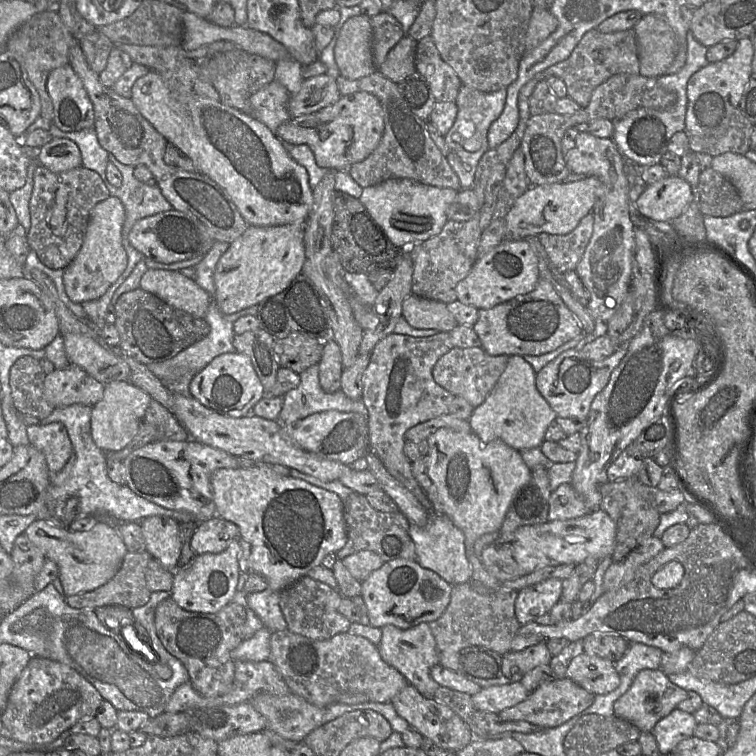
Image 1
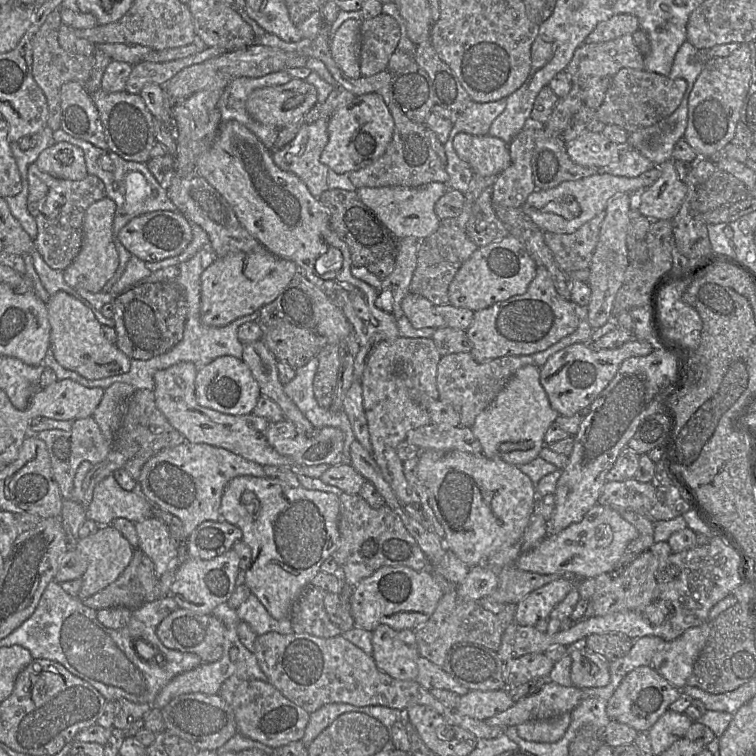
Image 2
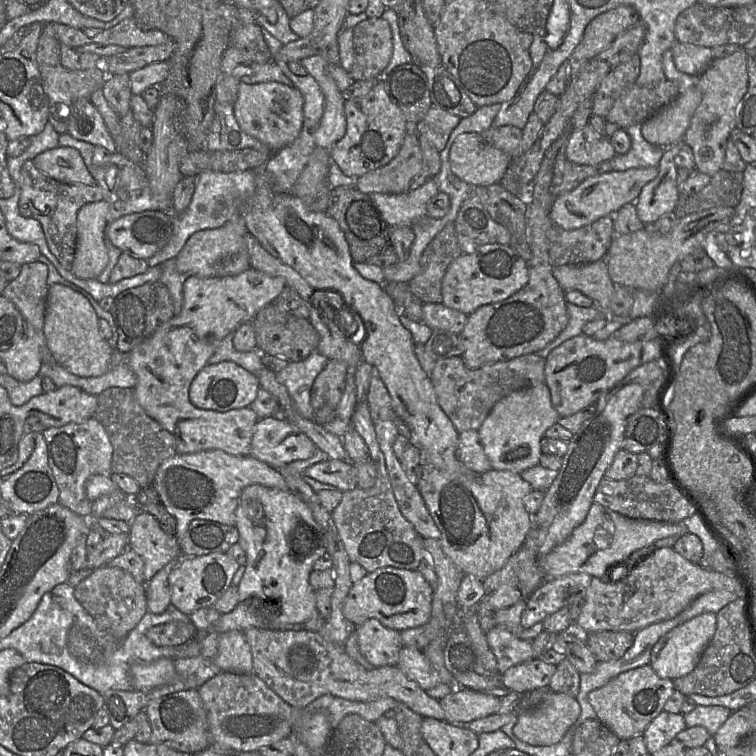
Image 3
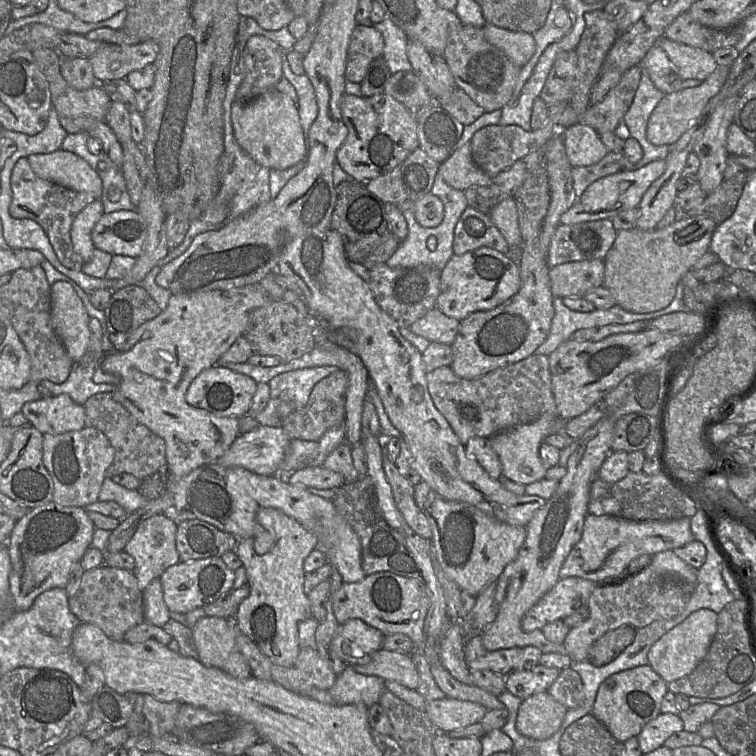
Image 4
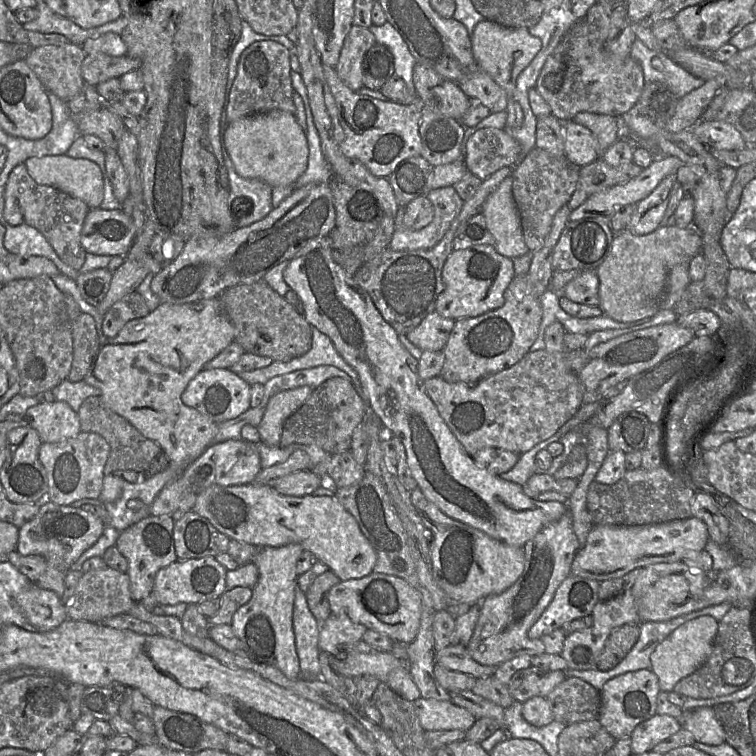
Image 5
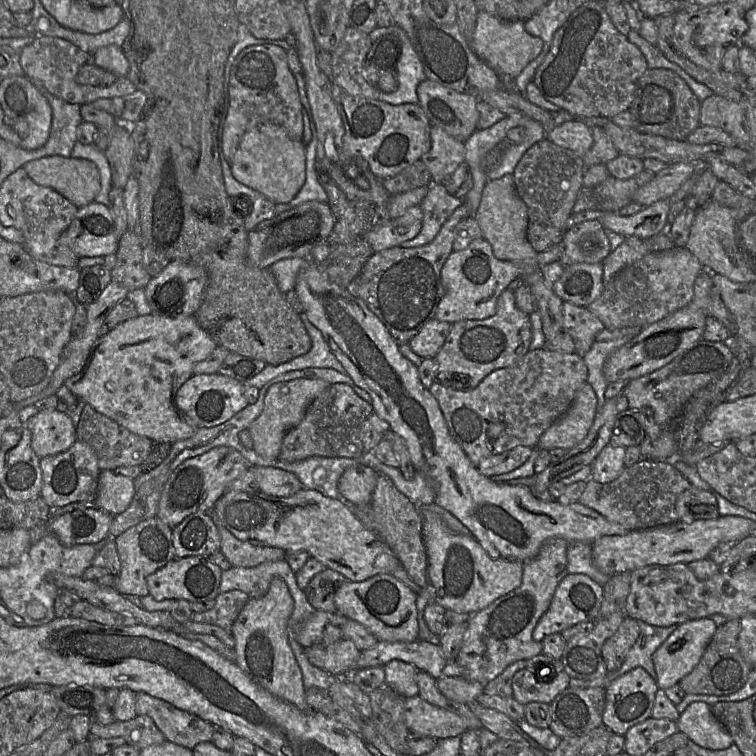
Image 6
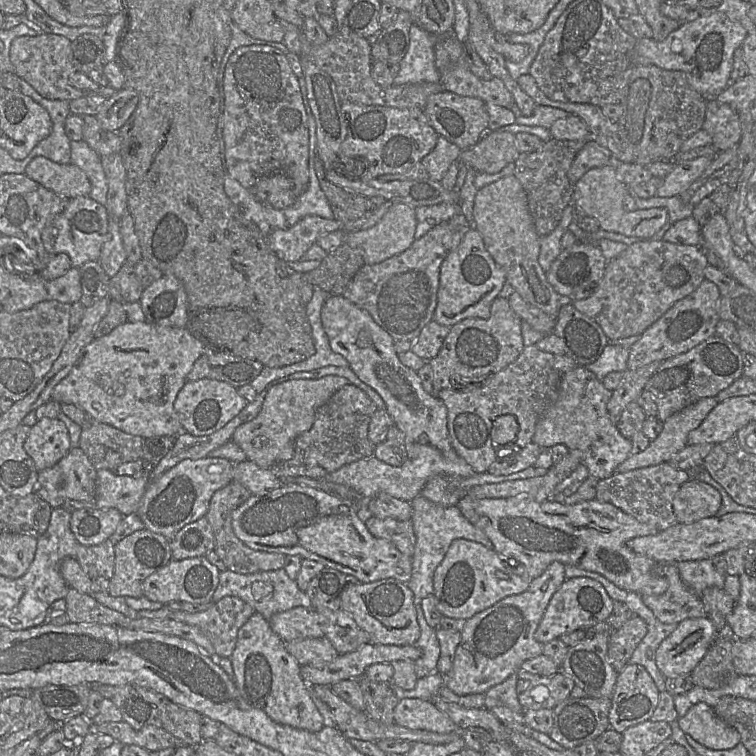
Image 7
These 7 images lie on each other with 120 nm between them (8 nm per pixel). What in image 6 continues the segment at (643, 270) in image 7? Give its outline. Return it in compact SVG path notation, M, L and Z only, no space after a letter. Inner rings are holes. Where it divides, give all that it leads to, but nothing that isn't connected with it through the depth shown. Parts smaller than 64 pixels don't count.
M674 246L668 250L650 252L616 273L604 284L601 295L586 308L608 329L647 327L692 301L695 279L703 268L700 261L686 247Z

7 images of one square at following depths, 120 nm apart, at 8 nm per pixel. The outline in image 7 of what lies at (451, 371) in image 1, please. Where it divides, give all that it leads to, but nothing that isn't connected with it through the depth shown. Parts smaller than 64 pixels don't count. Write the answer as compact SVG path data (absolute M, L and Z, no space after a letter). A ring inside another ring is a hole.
M532 345L524 347L514 362L490 377L482 387L470 391L440 390L437 396L447 408L447 428L452 448L476 473L485 473L498 458L507 458L520 451L532 442L537 421L557 398L563 375L577 366L567 355L543 352ZM502 415L513 415L519 429L512 442L495 446L490 432L493 421Z

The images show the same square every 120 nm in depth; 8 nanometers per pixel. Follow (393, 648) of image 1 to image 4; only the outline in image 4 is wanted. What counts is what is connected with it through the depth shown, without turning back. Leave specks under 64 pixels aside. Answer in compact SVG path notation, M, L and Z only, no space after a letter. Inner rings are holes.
M349 619L340 624L332 639L332 650L346 664L365 665L369 663L375 652L382 649L384 636L380 630L361 619ZM345 642L349 642L352 649L351 655L346 656L342 652L342 646Z

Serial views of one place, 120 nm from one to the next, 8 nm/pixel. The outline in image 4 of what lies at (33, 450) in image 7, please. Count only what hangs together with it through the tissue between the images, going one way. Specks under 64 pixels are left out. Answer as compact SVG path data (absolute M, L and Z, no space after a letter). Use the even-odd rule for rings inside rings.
M67 394L27 402L21 412L42 434L58 435L85 427L85 408Z

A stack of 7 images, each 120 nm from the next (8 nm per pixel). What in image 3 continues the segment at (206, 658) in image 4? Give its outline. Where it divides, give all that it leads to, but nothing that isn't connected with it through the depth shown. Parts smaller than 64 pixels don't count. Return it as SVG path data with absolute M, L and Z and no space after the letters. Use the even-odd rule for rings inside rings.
M230 630L219 635L214 663L221 672L253 673L252 653L243 632Z

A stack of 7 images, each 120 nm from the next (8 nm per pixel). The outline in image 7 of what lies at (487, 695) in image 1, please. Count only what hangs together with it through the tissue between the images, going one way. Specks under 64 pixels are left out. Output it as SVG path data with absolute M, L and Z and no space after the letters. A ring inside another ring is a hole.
M403 698L394 708L394 722L412 730L425 730L440 734L457 732L454 722L433 701Z

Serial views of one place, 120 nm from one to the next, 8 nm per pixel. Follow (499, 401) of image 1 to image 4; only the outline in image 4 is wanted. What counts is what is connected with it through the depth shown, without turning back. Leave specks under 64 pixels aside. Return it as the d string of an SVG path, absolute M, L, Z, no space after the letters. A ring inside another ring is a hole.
M544 413L535 420L517 425L491 436L490 442L502 464L502 476L520 484L530 484L545 478L546 466L539 455L539 447L552 432L563 430L564 419L557 414Z

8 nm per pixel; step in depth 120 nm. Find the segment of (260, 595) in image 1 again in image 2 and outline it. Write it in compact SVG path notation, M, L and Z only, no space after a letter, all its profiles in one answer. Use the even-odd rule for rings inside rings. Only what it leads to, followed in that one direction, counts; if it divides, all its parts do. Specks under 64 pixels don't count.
M251 595L236 608L241 621L246 622L257 635L277 632L282 635L292 634L293 629L289 618L277 620L273 618L260 600Z

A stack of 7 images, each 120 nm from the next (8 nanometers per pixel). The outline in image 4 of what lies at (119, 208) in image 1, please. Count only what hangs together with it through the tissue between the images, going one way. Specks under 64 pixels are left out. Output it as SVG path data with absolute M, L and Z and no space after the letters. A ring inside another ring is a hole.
M96 199L88 204L73 221L71 228L73 248L82 257L84 263L89 262L93 257L95 246L91 233L103 214L103 204L100 199Z

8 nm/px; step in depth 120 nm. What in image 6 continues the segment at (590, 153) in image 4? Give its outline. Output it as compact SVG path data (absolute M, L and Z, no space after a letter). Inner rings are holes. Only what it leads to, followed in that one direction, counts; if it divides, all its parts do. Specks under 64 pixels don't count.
M580 120L563 122L547 134L548 140L574 151L581 158L593 144L590 128Z

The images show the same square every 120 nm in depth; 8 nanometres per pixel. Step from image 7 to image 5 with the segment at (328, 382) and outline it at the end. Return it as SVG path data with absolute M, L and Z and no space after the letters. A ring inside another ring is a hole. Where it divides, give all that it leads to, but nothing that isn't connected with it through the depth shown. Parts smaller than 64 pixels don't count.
M307 385L280 391L270 397L257 426L261 442L278 446L285 421L307 400L313 389Z

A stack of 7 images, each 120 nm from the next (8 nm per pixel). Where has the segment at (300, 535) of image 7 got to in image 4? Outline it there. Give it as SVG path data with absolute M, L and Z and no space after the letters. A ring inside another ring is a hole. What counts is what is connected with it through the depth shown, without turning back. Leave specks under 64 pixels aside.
M209 463L173 483L173 507L177 511L177 522L197 518L238 539L254 537L260 508L279 509L316 535L316 549L325 554L326 563L336 565L344 583L358 582L366 576L362 568L360 539L351 525L338 514L333 501L308 492L302 485L284 482L275 475L259 475L242 467Z

